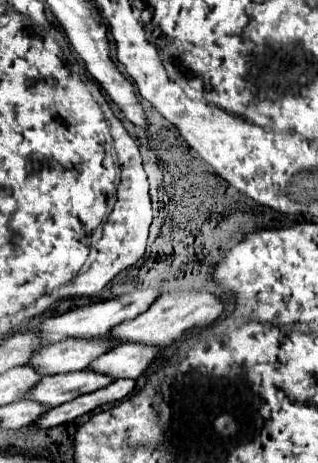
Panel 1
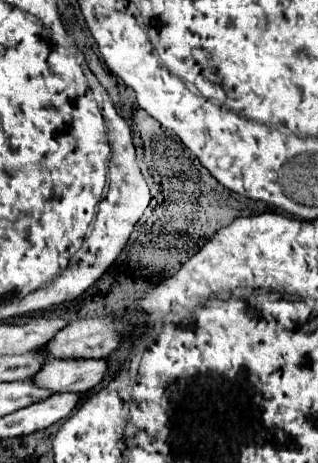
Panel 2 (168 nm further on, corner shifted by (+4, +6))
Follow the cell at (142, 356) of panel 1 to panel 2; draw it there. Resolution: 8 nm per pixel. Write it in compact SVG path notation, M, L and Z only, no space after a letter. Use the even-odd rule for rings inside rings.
M54 359L48 361L32 379L36 385L52 389L56 393L78 391L86 393L100 385L108 375L110 359Z

